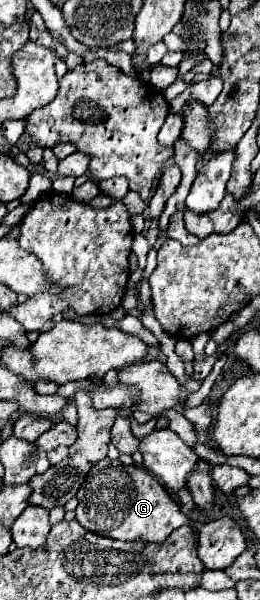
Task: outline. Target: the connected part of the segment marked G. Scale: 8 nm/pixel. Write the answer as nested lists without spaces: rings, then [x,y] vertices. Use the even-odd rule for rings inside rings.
[[[105,458],[97,462],[85,484],[81,484],[79,492],[79,506],[75,508],[77,520],[83,528],[115,538],[115,540],[143,540],[143,542],[161,542],[177,530],[179,526],[187,524],[187,518],[181,514],[179,504],[169,496],[163,484],[145,472],[143,466],[125,466],[119,460]]]

